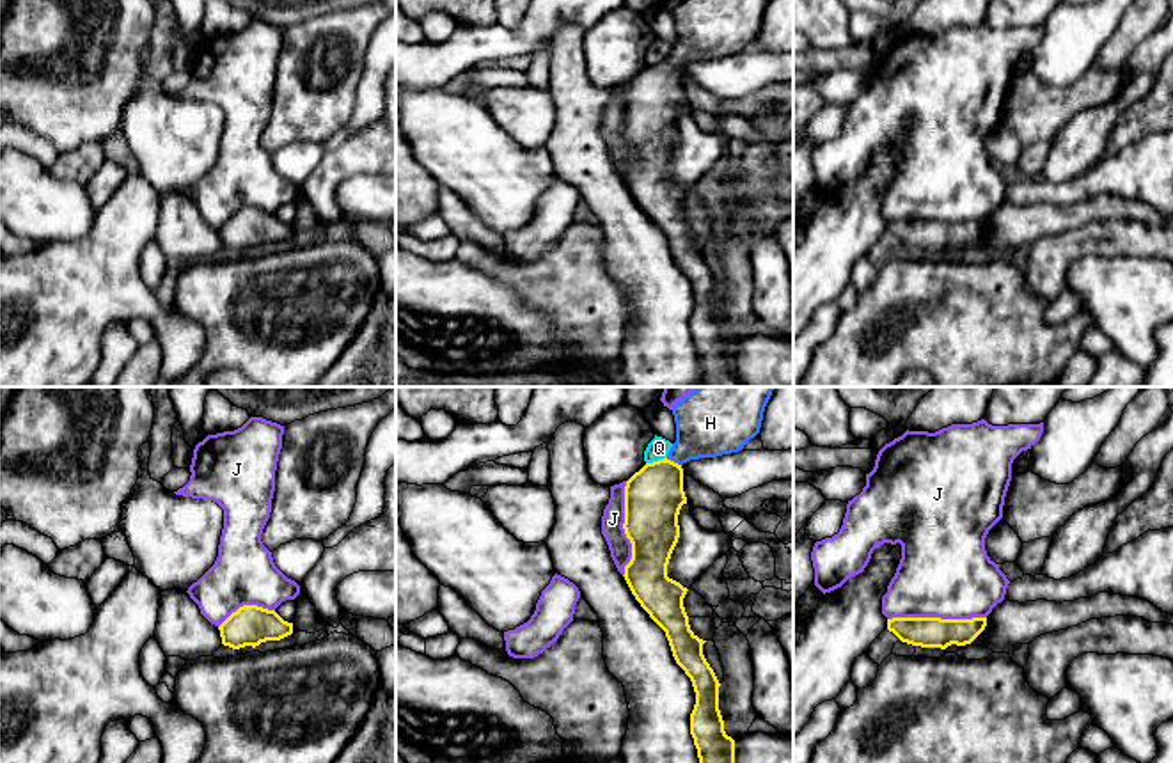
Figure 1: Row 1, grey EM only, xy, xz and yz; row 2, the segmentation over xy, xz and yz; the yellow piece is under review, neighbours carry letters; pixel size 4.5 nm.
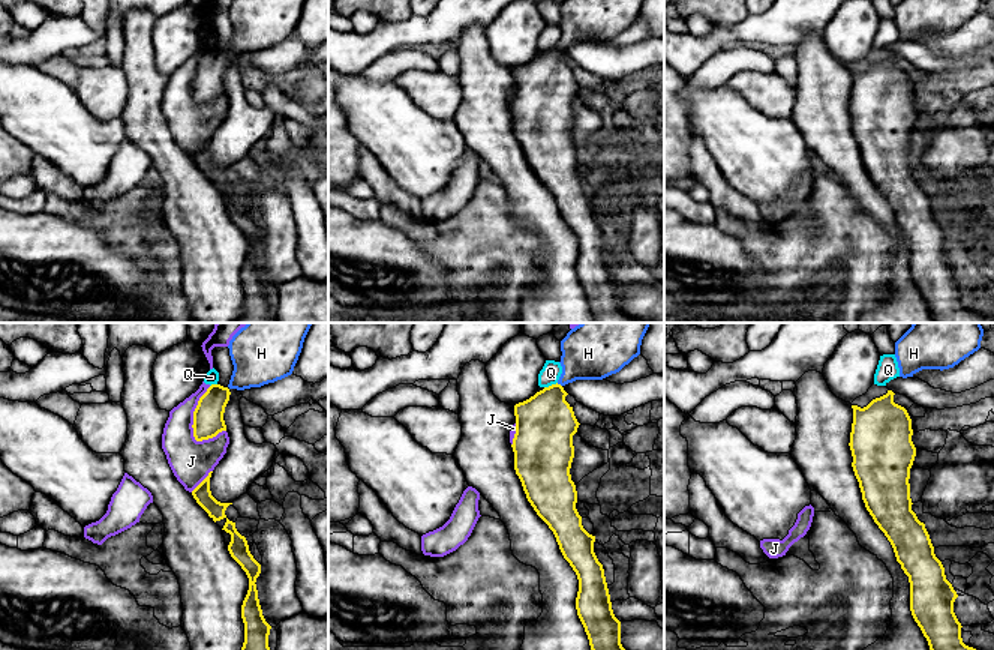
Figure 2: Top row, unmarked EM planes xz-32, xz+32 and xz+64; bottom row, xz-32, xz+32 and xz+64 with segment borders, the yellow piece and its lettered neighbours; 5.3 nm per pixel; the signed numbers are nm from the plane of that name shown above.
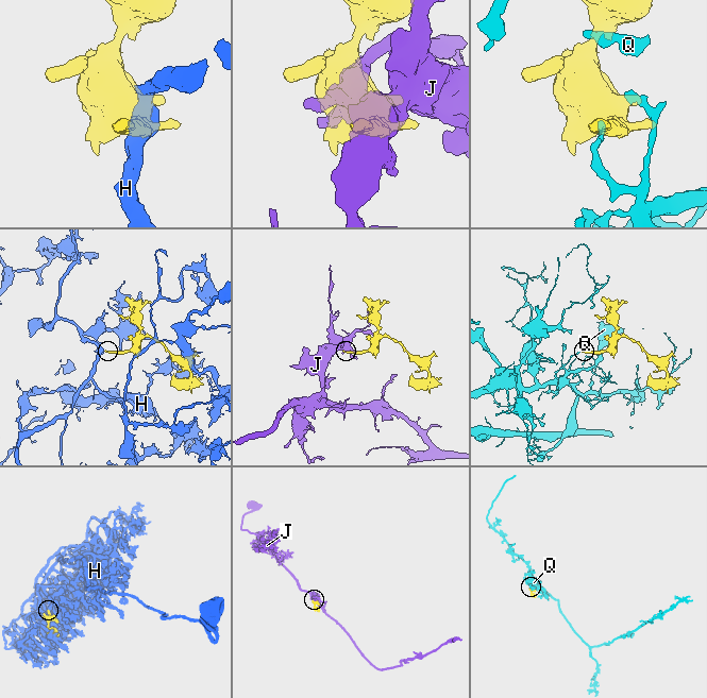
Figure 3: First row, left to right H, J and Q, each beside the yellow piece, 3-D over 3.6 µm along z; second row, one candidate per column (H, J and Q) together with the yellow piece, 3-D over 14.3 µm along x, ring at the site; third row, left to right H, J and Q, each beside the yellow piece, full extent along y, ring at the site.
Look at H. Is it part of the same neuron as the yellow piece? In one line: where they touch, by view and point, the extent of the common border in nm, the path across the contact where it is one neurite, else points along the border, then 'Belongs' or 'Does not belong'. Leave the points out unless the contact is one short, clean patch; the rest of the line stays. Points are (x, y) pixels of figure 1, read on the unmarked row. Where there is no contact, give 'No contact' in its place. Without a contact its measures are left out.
Touches yellow at xz (673, 64). Shared border 80 nm. Path across: xz (653, 98), (673, 64), (705, 29). Belongs

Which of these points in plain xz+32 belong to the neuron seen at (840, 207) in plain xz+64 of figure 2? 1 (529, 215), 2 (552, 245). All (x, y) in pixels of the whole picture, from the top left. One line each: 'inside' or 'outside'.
1: outside
2: outside

